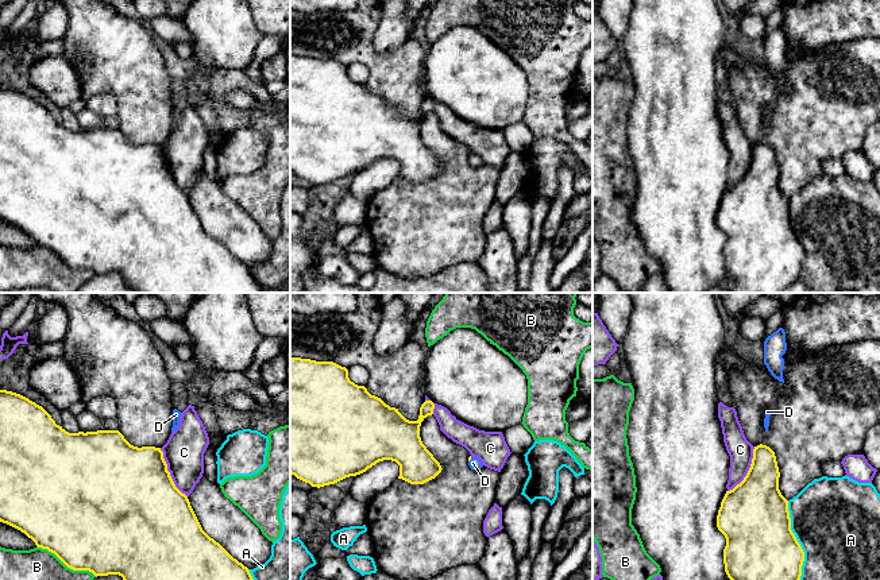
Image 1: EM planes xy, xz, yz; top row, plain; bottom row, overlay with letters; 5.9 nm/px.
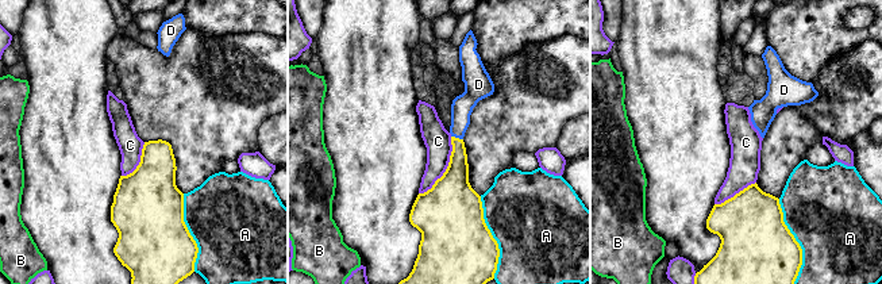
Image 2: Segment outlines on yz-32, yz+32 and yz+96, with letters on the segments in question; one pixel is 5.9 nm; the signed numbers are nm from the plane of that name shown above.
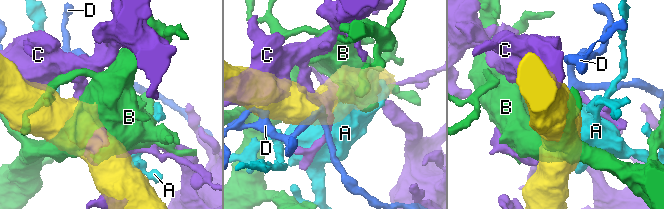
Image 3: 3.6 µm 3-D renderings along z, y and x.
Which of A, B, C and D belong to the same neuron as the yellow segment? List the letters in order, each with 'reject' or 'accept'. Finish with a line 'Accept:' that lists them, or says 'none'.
A: reject
B: reject
C: reject
D: accept
Accept: D

